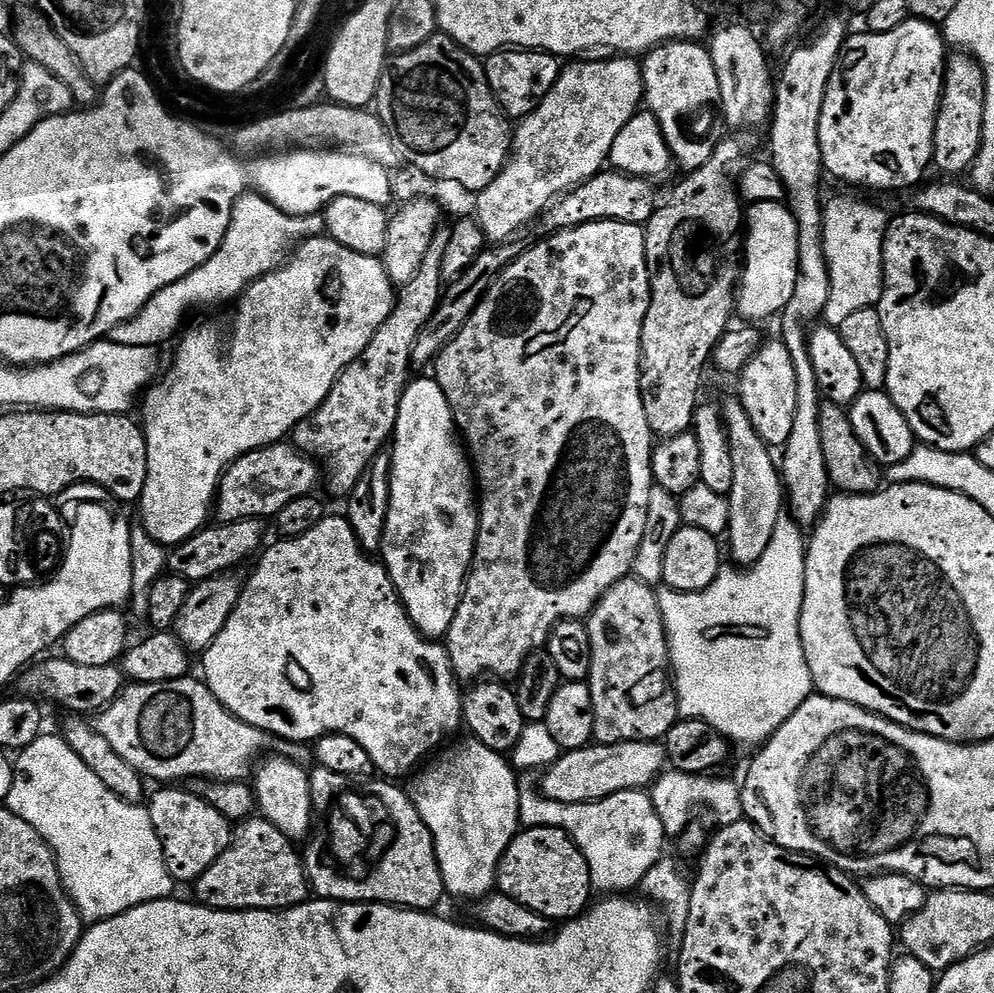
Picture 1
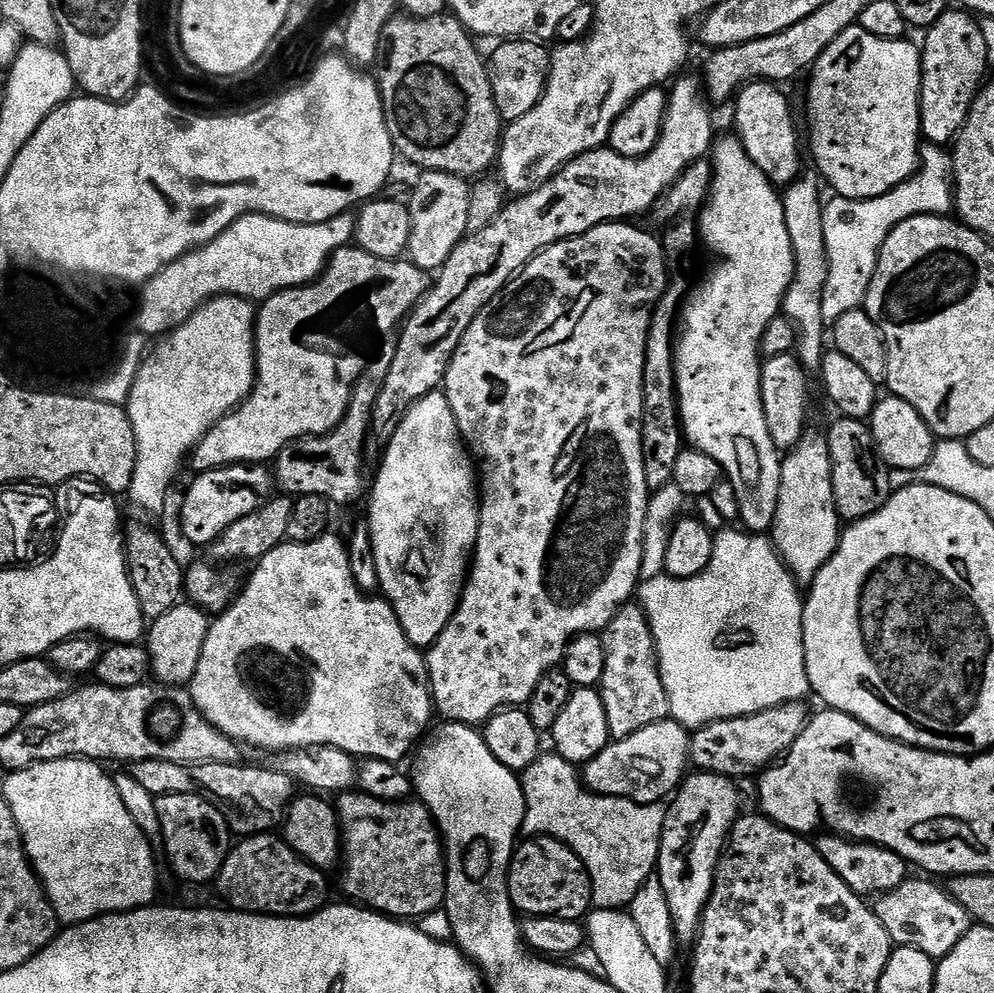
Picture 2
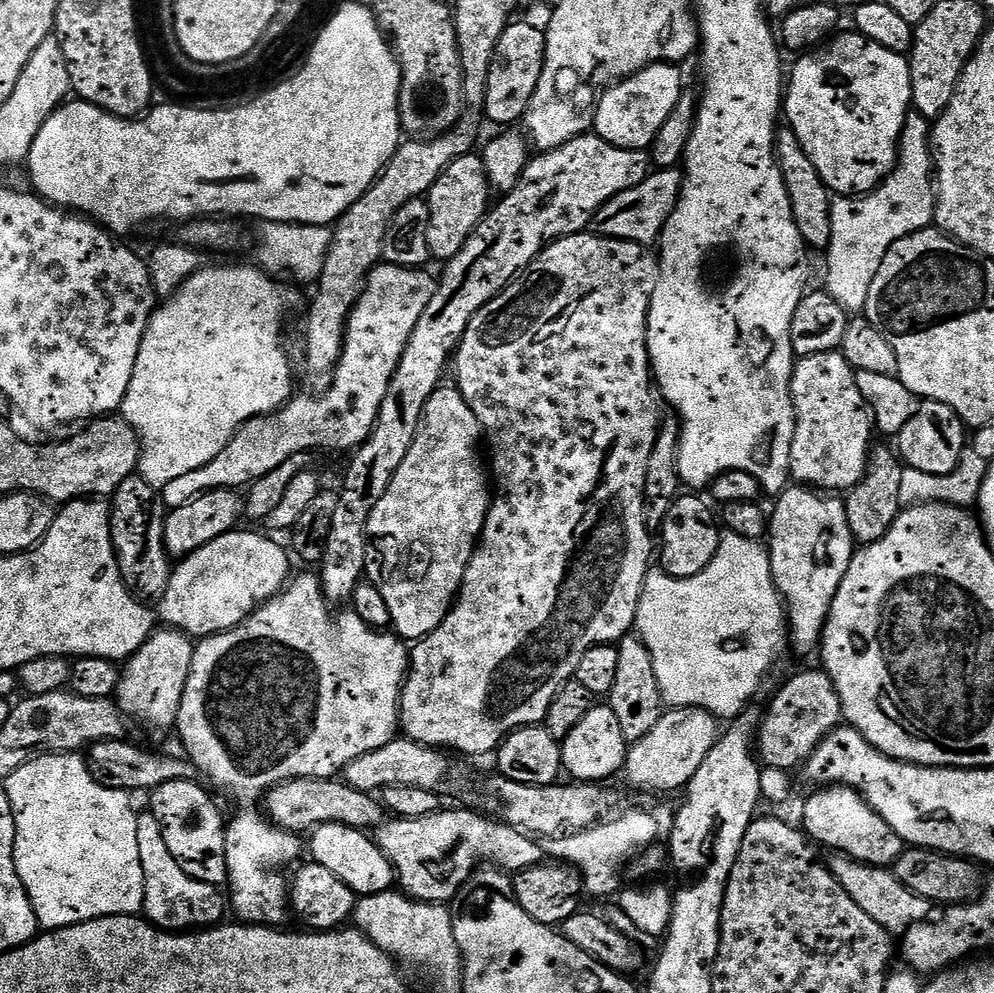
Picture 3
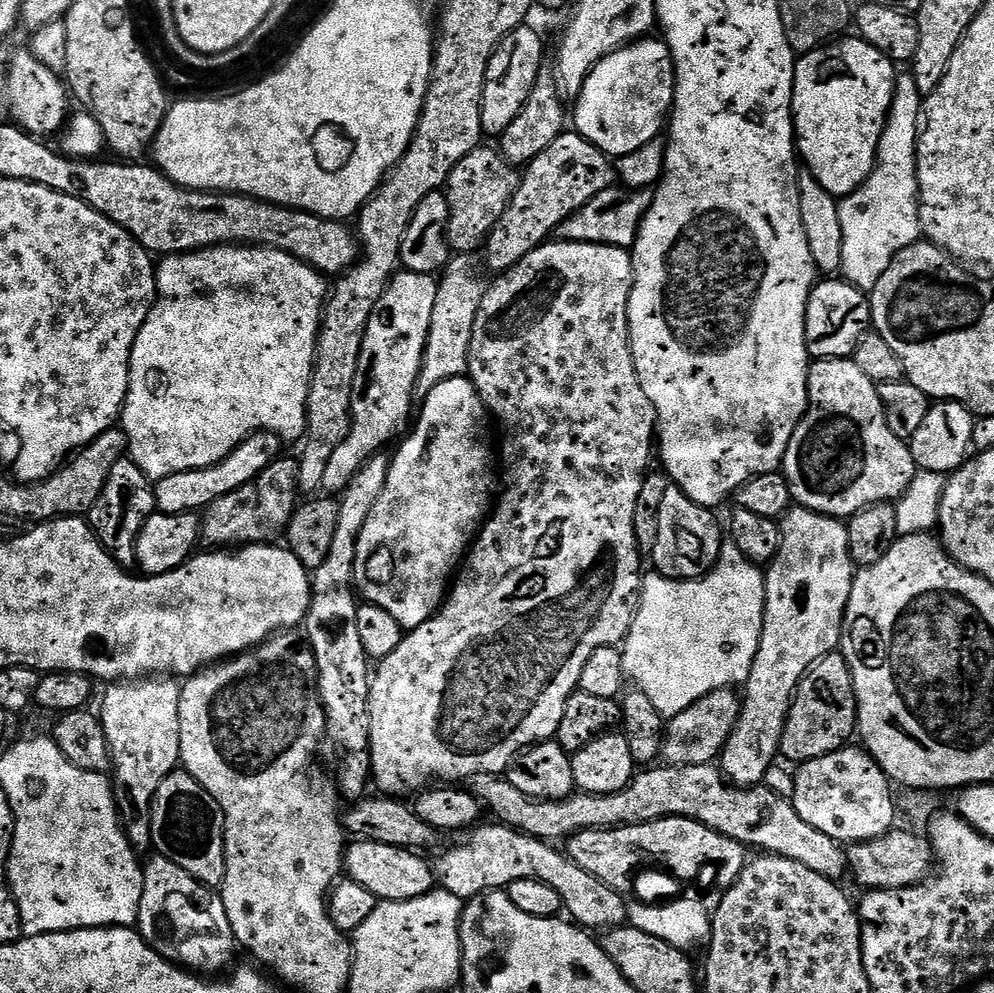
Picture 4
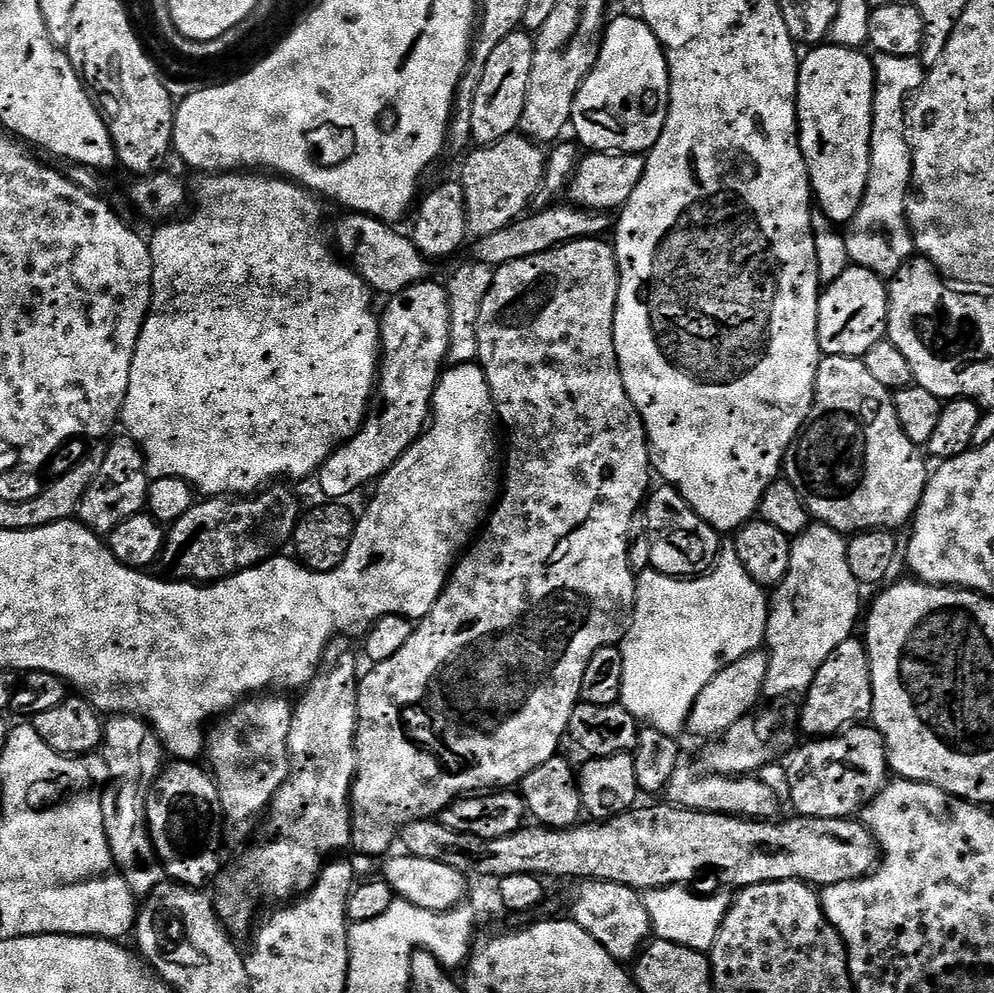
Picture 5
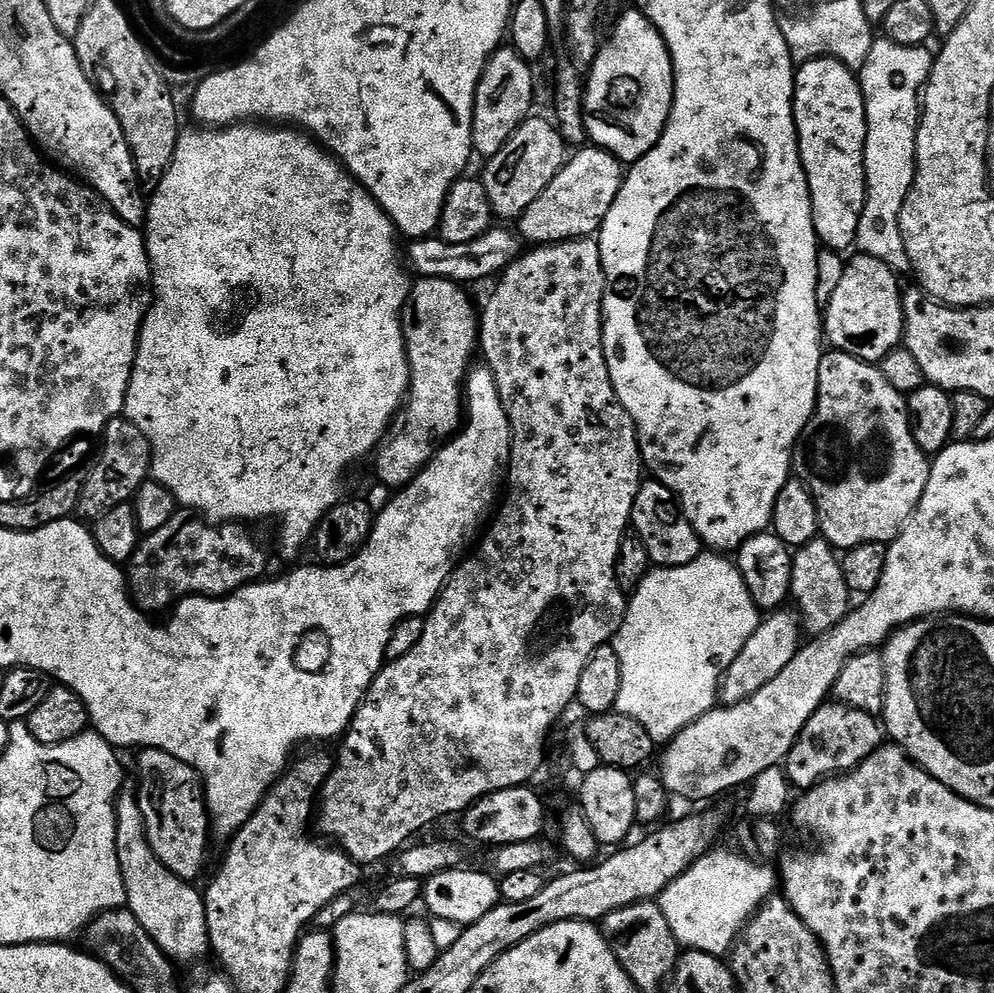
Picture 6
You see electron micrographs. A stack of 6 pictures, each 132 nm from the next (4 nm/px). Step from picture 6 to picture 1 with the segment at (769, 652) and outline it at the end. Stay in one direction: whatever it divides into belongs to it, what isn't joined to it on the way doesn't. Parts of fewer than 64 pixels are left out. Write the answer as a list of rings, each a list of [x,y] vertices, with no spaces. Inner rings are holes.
[[[635,740],[621,744],[593,743],[587,748],[564,752],[555,764],[543,769],[544,781],[538,784],[546,799],[560,803],[590,803],[619,792],[635,792],[653,785],[665,771],[666,757],[663,743]]]

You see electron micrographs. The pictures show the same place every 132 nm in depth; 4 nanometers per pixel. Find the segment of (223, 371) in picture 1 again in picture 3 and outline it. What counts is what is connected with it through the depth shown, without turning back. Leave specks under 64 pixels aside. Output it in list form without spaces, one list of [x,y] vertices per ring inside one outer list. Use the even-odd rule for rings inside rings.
[[[387,262],[377,264],[368,275],[359,302],[348,316],[342,358],[330,377],[332,385],[321,396],[296,394],[278,411],[248,420],[232,435],[218,458],[167,484],[162,490],[165,509],[186,506],[186,502],[197,500],[204,492],[219,488],[240,490],[251,486],[270,474],[272,467],[299,452],[311,453],[312,448],[329,448],[332,452],[348,454],[364,444],[374,430],[378,410],[382,410],[382,398],[386,398],[386,390],[390,390],[406,342],[410,342],[418,318],[422,318],[422,310],[430,306],[436,286],[437,281],[433,277],[431,280],[420,268],[403,268]]]

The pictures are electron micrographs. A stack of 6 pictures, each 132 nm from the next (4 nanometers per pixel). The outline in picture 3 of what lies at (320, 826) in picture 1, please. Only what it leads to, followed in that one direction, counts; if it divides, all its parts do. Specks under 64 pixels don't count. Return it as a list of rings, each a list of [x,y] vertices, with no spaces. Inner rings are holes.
[[[456,808],[453,812],[441,810],[434,814],[426,814],[422,818],[385,819],[374,839],[390,858],[392,867],[396,869],[396,879],[404,895],[411,896],[413,900],[424,900],[427,904],[444,904],[459,897],[464,884],[481,866],[489,864],[509,874],[515,874],[533,868],[535,864],[545,863],[546,855],[539,839],[512,827],[511,824],[484,816],[479,816],[476,812],[467,812],[464,808]]]

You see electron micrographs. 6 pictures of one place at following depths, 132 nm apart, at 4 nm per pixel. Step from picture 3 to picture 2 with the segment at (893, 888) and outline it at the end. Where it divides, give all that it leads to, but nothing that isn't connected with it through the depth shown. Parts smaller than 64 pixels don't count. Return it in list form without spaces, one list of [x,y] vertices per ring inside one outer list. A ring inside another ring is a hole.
[[[906,879],[902,886],[883,893],[875,901],[874,911],[882,926],[886,926],[886,934],[890,934],[893,945],[922,950],[922,954],[938,962],[966,938],[974,921],[949,894],[947,887],[940,885],[939,888],[935,879],[924,879],[928,880]]]

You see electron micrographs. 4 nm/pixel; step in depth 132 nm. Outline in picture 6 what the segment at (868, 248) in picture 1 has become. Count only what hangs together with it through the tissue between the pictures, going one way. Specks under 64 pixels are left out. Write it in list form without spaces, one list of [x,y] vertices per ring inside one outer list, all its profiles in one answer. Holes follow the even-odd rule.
[[[876,38],[872,41],[866,62],[858,69],[868,123],[864,151],[864,182],[868,186],[868,197],[864,203],[862,218],[858,222],[855,247],[865,256],[878,258],[878,262],[886,262],[886,266],[890,266],[890,270],[897,274],[904,274],[904,271],[907,273],[912,267],[906,242],[902,238],[900,215],[904,199],[910,194],[916,177],[916,135],[920,129],[922,93],[928,83],[928,75],[932,73],[934,59],[933,49],[930,49],[928,46],[902,46],[887,38]]]

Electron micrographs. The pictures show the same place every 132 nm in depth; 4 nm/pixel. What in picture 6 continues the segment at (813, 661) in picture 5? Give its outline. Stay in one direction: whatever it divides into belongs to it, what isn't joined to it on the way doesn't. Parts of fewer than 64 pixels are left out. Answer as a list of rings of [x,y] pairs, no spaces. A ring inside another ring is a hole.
[[[823,538],[811,540],[806,547],[793,555],[790,600],[793,605],[796,603],[794,608],[805,633],[820,636],[829,632],[835,624],[841,624],[850,611],[850,593],[840,562],[837,549]]]

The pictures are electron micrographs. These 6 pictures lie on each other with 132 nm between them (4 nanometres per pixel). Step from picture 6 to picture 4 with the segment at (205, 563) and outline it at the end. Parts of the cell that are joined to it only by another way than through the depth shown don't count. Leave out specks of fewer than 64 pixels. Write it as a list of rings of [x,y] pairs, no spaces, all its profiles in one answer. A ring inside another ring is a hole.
[[[273,459],[250,482],[238,486],[238,490],[230,490],[230,494],[222,494],[208,508],[203,509],[200,521],[200,534],[205,545],[216,550],[235,550],[250,544],[270,544],[287,533],[288,523],[298,507],[298,463],[295,459]]]

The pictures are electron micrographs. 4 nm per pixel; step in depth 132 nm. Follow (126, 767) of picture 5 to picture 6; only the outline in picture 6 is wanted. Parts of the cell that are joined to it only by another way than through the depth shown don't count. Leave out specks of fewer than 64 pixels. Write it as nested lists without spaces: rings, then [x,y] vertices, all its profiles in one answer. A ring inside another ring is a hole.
[[[132,790],[121,791],[116,797],[116,849],[118,850],[118,866],[122,870],[122,878],[126,886],[128,899],[126,907],[134,914],[134,918],[138,918],[138,922],[142,922],[146,934],[150,934],[150,938],[154,938],[154,942],[168,955],[168,959],[177,965],[188,964],[191,960],[200,960],[204,955],[207,957],[210,945],[201,889],[199,887],[196,889],[196,886],[189,881],[178,878],[173,872],[166,870],[166,866],[162,866],[162,862],[154,854],[148,841],[140,803],[136,801],[136,793]]]

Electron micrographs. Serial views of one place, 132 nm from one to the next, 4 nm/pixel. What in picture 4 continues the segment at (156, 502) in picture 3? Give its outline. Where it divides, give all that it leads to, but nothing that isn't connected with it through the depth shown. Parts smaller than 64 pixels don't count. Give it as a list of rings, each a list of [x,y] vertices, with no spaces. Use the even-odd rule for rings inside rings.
[[[131,458],[114,462],[110,476],[106,478],[106,486],[102,486],[102,494],[98,494],[98,502],[90,506],[86,519],[90,530],[98,538],[98,542],[114,558],[121,568],[128,570],[136,564],[136,543],[138,534],[152,513],[156,511],[156,493],[153,481]]]

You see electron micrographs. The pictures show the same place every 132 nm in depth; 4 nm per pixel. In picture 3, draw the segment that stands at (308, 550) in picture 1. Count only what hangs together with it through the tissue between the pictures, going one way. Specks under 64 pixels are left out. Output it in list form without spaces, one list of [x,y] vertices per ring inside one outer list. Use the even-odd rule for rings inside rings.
[[[308,570],[305,576],[291,581],[283,592],[277,594],[272,600],[260,605],[252,615],[248,616],[236,628],[229,632],[220,632],[216,636],[203,637],[196,644],[194,662],[190,666],[190,678],[186,678],[186,690],[182,694],[182,706],[176,715],[176,728],[180,732],[180,740],[184,743],[183,751],[197,773],[213,789],[221,788],[228,796],[236,800],[256,800],[267,793],[275,784],[298,778],[333,779],[337,774],[343,773],[354,758],[362,758],[362,754],[370,754],[370,750],[378,750],[378,746],[386,746],[391,740],[397,739],[401,731],[400,726],[400,691],[404,689],[404,680],[410,671],[410,648],[399,636],[388,630],[369,628],[358,614],[345,610],[335,620],[332,617],[333,609],[320,585],[319,575]]]

